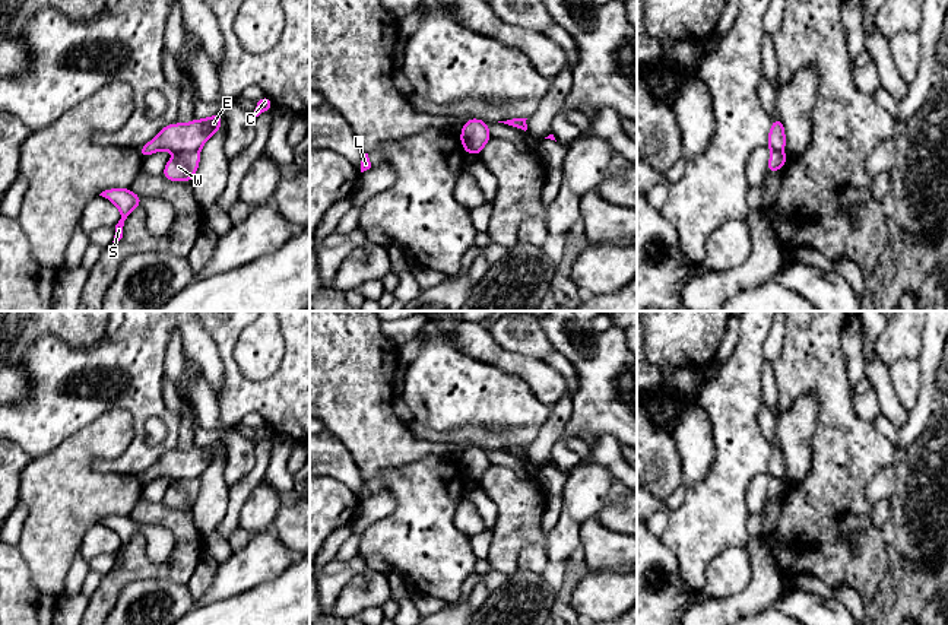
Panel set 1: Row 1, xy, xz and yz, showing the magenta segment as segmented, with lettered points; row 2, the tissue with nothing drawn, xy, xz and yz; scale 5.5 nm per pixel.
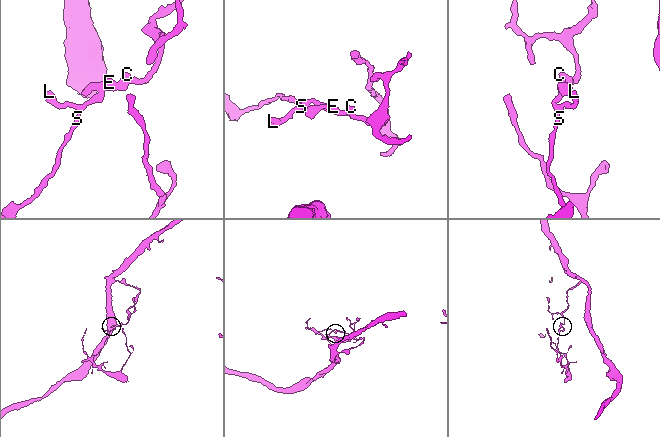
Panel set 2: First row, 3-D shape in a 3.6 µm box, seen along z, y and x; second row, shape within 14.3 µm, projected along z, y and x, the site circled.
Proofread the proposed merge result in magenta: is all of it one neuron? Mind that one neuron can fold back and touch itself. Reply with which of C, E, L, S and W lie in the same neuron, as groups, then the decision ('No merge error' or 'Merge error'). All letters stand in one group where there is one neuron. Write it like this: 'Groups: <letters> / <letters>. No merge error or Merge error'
Groups: C E / L S W. Merge error

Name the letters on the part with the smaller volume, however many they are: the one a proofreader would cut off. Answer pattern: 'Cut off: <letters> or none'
Cut off: L, S, W

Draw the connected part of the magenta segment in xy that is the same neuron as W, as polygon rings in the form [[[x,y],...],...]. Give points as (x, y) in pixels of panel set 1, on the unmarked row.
[[[180,479],[177,483],[168,486],[162,504],[168,508],[188,508],[191,510],[199,496],[200,479]]]

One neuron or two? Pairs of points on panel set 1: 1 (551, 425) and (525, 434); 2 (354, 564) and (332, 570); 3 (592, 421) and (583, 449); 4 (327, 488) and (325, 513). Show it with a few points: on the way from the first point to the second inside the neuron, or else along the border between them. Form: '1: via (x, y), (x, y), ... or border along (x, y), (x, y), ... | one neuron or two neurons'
1: border along (541, 427), (528, 446) | two neurons
2: via (348, 568), (338, 570) | one neuron
3: border along (567, 437), (566, 446), (579, 459) | two neurons
4: via (325, 494), (325, 507) | one neuron

